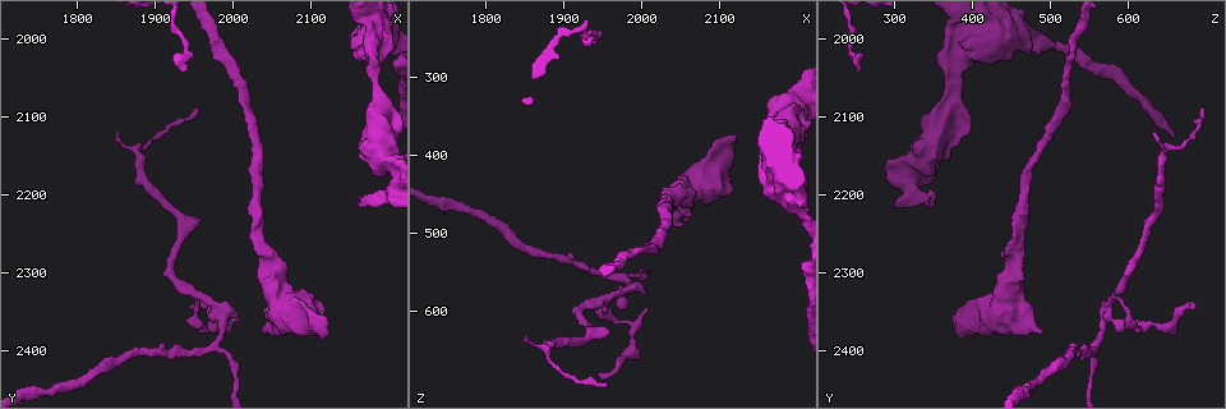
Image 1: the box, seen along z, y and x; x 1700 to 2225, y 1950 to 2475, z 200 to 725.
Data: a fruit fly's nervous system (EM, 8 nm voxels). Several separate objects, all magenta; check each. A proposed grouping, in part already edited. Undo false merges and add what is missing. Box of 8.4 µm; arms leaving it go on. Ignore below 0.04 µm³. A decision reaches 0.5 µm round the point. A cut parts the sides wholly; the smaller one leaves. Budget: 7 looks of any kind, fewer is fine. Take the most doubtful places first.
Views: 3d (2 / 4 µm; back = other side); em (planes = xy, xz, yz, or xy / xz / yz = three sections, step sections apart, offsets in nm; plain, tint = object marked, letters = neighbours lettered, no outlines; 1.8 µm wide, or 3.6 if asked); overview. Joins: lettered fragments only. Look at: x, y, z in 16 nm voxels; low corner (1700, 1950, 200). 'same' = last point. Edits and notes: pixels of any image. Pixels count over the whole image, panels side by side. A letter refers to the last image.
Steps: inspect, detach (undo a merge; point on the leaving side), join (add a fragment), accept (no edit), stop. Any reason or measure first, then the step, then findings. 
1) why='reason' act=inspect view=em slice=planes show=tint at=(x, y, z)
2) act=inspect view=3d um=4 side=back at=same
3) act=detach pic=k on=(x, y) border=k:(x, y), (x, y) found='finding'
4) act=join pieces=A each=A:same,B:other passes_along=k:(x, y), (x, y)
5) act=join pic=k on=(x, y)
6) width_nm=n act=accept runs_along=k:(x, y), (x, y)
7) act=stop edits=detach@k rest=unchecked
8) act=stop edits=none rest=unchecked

why='three arms meet' act=inspect view=em slice=planes show=tint at=(1970, 2355, 575)

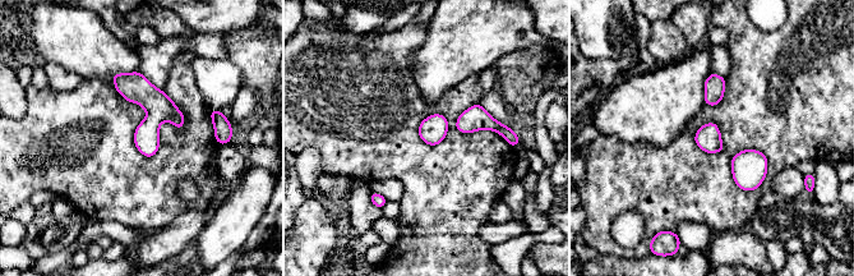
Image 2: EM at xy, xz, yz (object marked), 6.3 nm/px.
act=inspect view=em slice=planes show=letters at=same

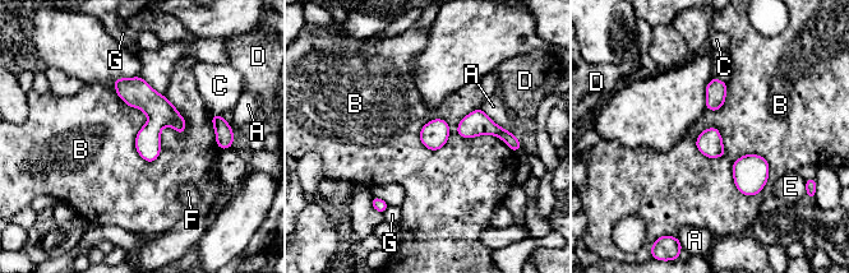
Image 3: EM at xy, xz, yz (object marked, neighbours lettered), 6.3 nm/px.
longest_contact=B:500nm act=accept each=A:other,B:other,C:other,D:other,E:other,F:other,G:other found='one cell here'

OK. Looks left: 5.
why='an open end' act=inspect view=em slice=planes show=tint at=(1945, 2345, 680)

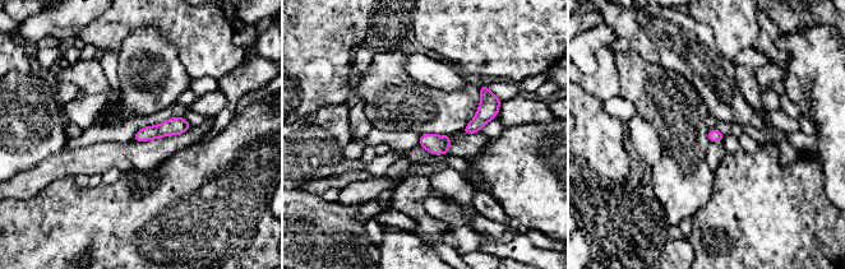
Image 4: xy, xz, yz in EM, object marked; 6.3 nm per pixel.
act=inspect view=em slice=planes show=letters at=same

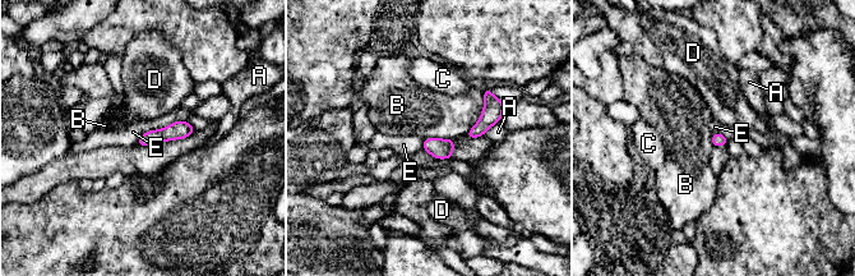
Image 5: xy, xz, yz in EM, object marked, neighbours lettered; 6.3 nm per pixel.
act=accept each=A:other,B:other,C:other,D:other,E:other runs_along=5:(189, 129), (149, 137), (142, 142) found='none of them fits'

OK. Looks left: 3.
why='stops while still wide' act=inspect view=3d um=4 side=back at=(2040, 2380, 490)

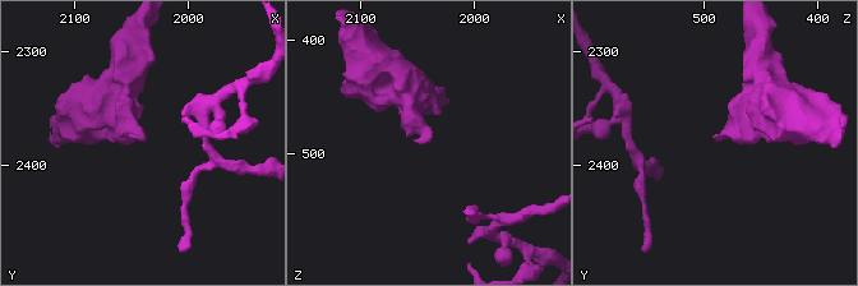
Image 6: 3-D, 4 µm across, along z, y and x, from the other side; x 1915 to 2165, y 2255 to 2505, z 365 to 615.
why='now the EM' act=inspect view=em slice=xy step=16 show=tint at=(2040, 2378, 488)

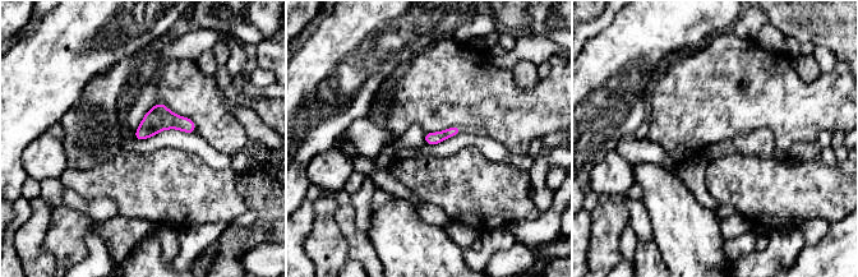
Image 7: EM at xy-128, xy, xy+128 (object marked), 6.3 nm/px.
act=inspect view=em slice=planes show=letters at=same

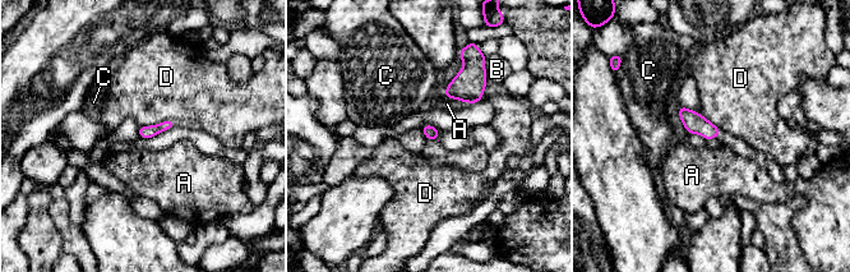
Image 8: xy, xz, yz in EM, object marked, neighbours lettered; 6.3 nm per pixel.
act=accept each=A:other,B:other,C:other,D:other found='no lettered fragment goes on from it'

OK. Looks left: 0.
act=stop edits=none rest=unchecked

